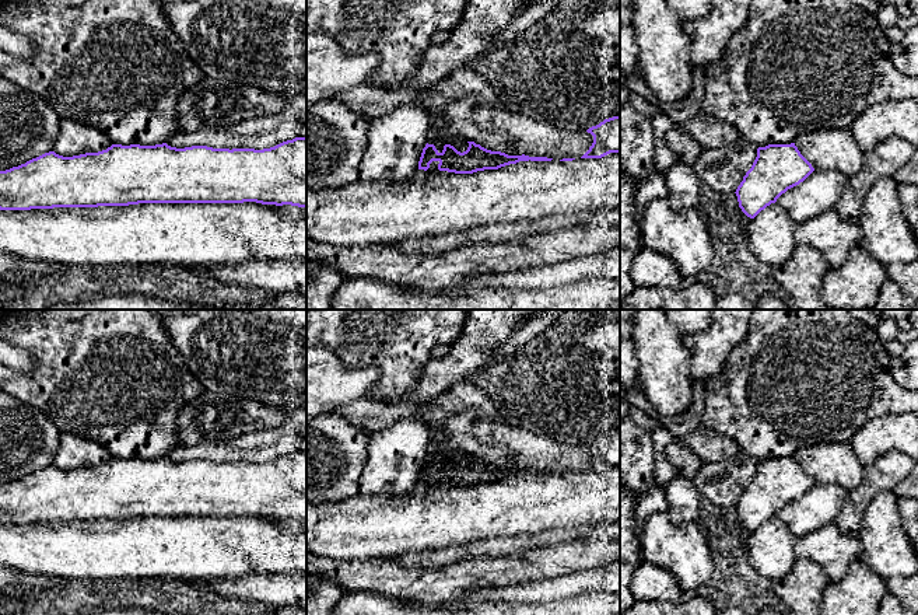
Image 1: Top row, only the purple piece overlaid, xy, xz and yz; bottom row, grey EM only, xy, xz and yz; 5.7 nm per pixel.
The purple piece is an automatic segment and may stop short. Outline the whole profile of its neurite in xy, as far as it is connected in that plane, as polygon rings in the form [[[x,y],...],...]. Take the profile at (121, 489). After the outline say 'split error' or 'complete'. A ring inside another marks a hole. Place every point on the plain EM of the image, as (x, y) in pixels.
[[[295,451],[263,464],[230,464],[207,459],[176,462],[167,457],[155,459],[112,458],[98,467],[85,467],[73,471],[63,471],[55,465],[49,465],[25,478],[0,485],[0,524],[129,520],[139,517],[243,516],[306,521],[306,451]]] | complete

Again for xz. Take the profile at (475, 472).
[[[467,455],[469,461],[460,467],[453,459],[445,458],[439,467],[434,458],[425,458],[423,462],[418,483],[427,485],[432,475],[438,475],[439,485],[455,488],[473,488],[484,483],[498,483],[501,481],[516,478],[519,475],[551,475],[547,471],[529,471],[529,469],[508,469],[501,465],[491,465],[474,455]]] | complete

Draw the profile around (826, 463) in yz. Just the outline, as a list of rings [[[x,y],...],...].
[[[851,443],[812,444],[800,448],[795,459],[814,483],[837,483],[845,490],[858,488],[865,474]]]

